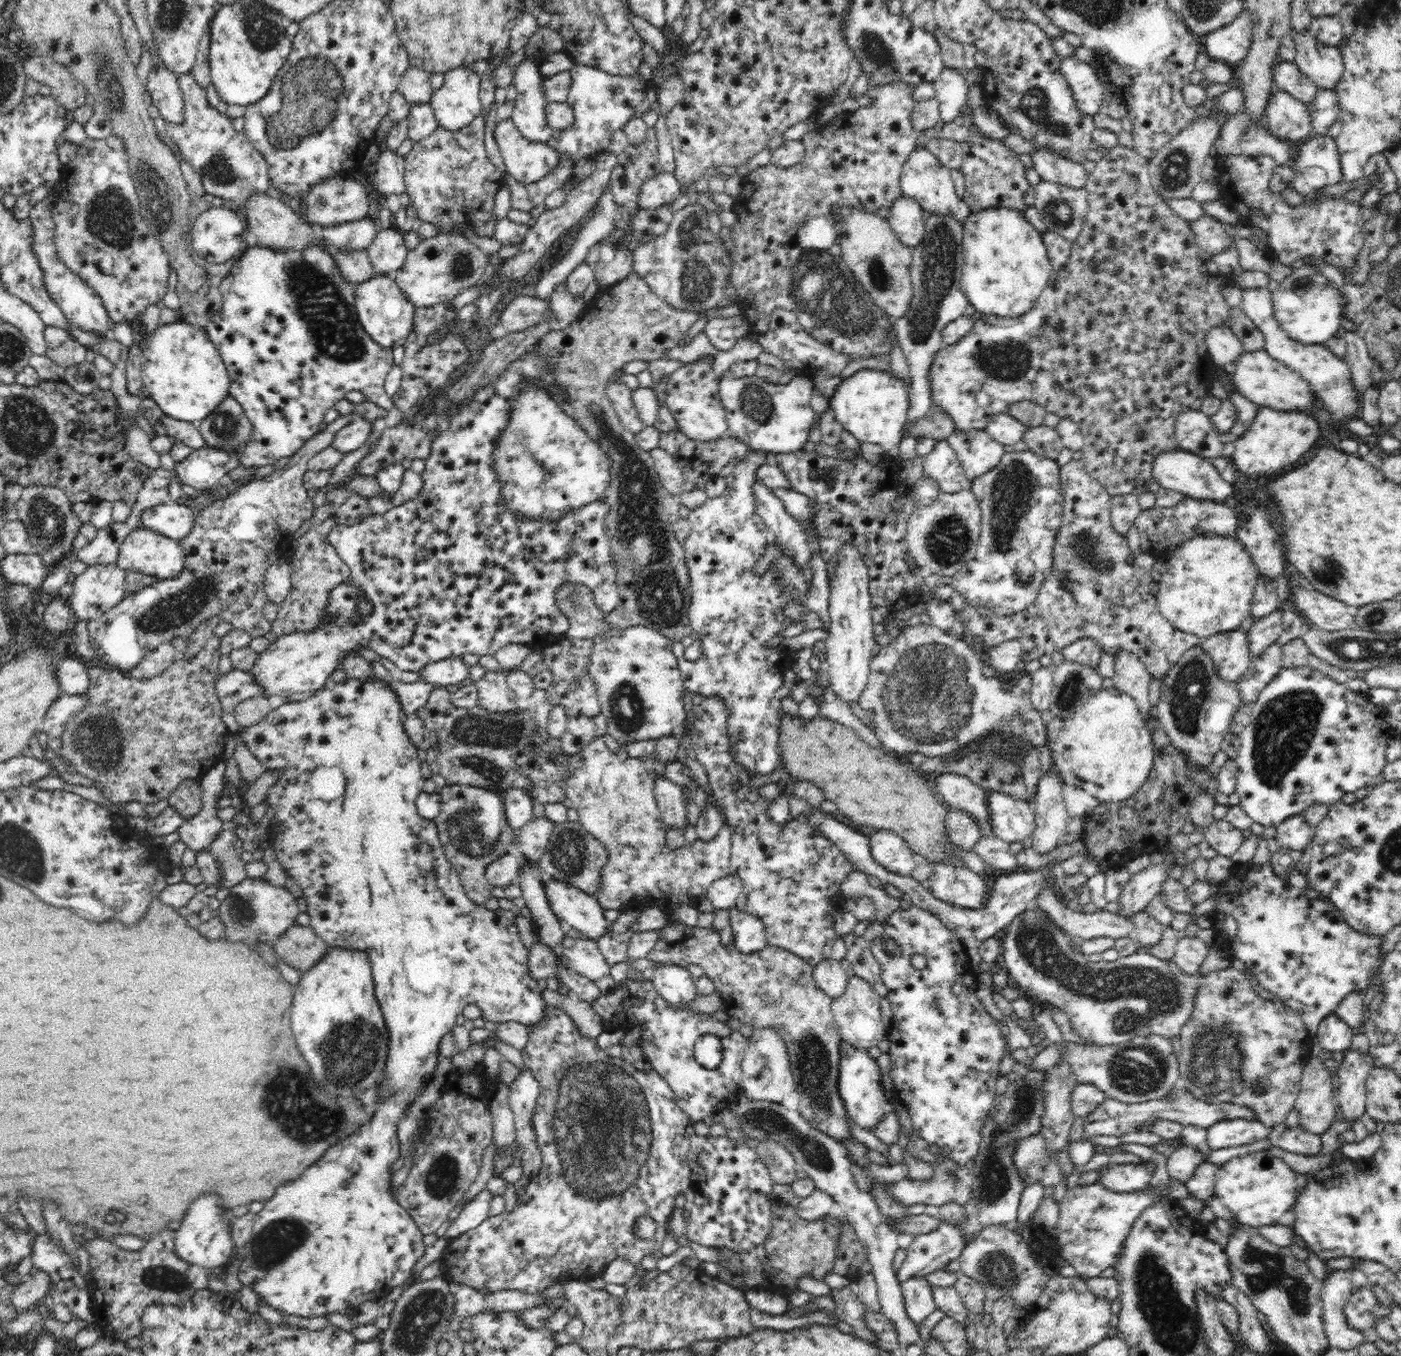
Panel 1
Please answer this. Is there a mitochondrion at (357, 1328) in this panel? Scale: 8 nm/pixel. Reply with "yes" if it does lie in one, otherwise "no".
no

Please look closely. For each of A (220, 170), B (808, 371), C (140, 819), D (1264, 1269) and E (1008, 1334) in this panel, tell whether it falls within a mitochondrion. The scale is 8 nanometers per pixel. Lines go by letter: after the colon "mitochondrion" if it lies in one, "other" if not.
A: mitochondrion
B: other
C: other
D: mitochondrion
E: other

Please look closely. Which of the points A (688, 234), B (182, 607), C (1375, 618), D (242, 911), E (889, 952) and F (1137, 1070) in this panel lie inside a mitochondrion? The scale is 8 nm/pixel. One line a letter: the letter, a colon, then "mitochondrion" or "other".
A: mitochondrion
B: mitochondrion
C: mitochondrion
D: mitochondrion
E: other
F: mitochondrion

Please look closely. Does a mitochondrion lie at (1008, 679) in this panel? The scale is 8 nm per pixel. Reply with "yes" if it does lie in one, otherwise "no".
no

